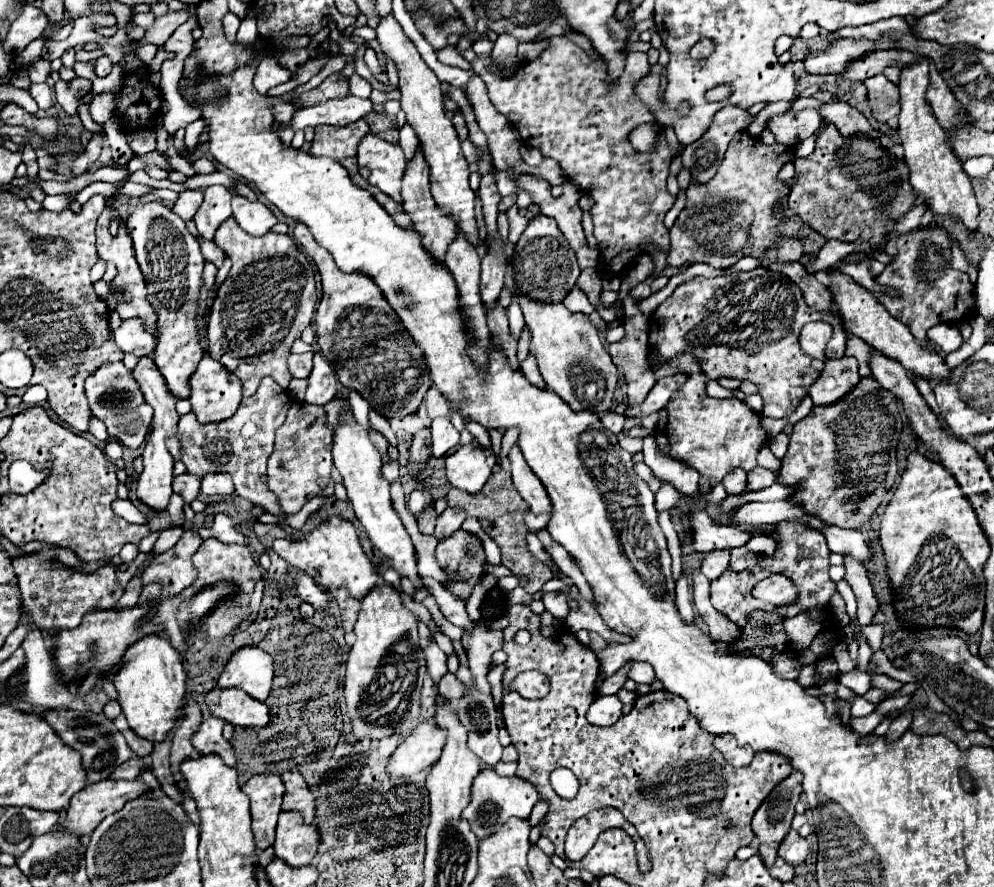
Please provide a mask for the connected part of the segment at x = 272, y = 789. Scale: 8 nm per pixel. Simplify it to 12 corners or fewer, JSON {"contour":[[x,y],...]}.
{"contour":[[254,775],[242,787],[250,797],[256,849],[274,843],[282,805],[280,775]]}

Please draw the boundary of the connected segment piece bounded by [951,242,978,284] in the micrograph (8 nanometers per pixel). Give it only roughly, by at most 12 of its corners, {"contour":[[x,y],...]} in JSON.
{"contour":[[958,242],[952,245],[952,268],[968,273],[972,283],[977,270]]}

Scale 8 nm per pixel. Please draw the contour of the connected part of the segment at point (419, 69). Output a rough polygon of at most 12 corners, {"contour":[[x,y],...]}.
{"contour":[[394,15],[376,39],[398,69],[402,111],[436,205],[478,245],[474,191],[442,85]]}

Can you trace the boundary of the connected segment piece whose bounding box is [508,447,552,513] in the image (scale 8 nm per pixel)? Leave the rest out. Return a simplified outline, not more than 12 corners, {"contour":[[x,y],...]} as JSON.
{"contour":[[512,447],[512,481],[532,513],[550,513],[550,497]]}

